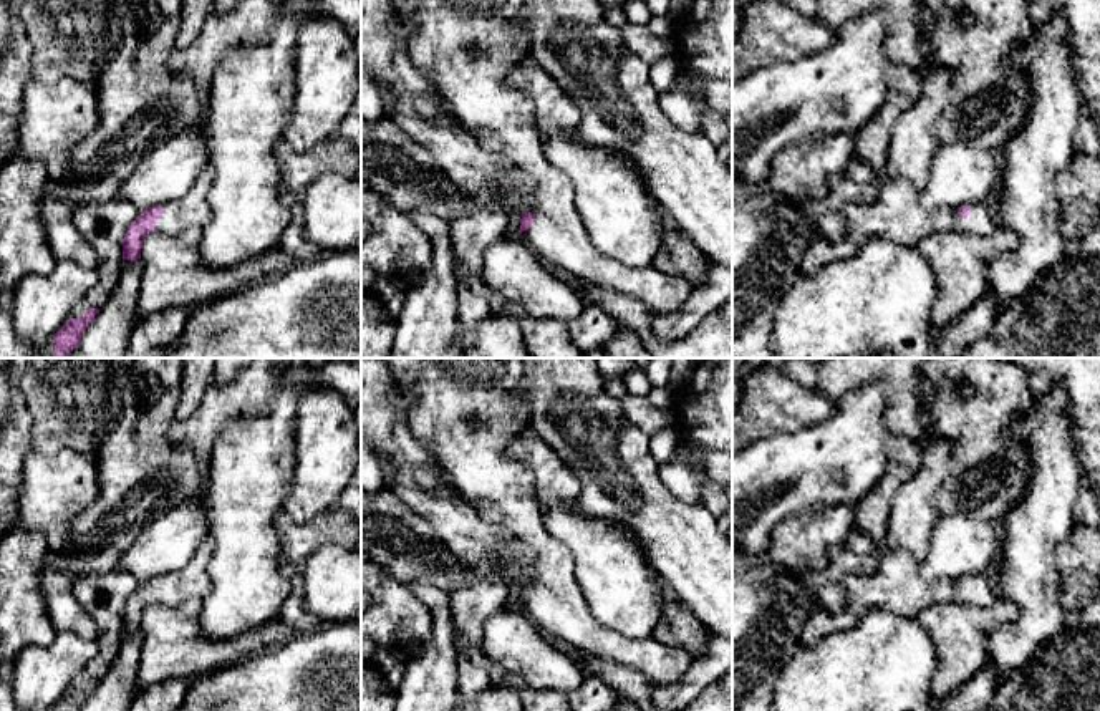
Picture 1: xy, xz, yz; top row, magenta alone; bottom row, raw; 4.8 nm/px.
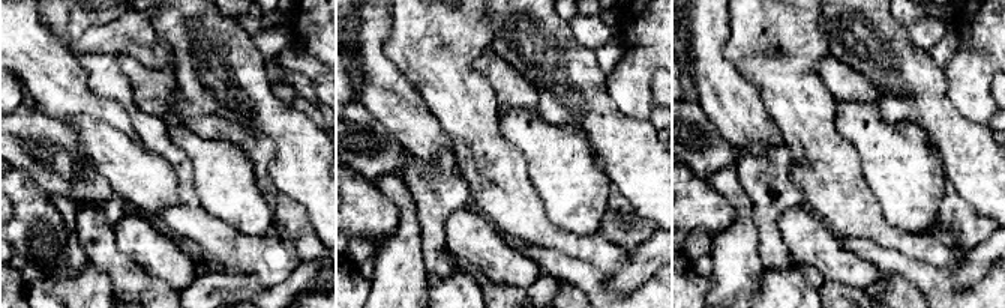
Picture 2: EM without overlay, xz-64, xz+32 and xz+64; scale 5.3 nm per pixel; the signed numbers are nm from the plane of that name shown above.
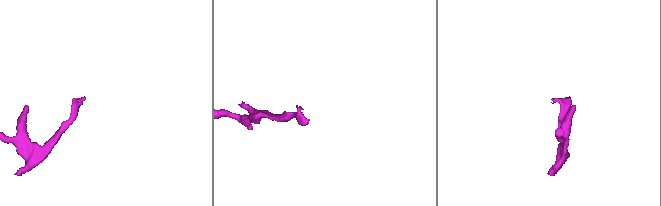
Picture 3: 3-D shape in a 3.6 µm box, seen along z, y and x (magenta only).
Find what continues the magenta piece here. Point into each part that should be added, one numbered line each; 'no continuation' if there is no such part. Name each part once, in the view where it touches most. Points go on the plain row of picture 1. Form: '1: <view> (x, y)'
1: xz (467, 410)

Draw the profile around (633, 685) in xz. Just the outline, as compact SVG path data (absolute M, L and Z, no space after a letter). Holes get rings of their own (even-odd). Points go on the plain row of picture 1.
M577 650L570 653L570 658L578 661L586 675L608 683L625 698L634 701L639 711L659 711L653 704L653 691L656 686L643 673L630 666L613 665L603 658L591 656Z

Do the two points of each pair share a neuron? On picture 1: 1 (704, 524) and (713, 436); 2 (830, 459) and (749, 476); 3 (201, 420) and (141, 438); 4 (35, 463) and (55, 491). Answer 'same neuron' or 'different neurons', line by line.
1: different neurons
2: same neuron
3: different neurons
4: same neuron

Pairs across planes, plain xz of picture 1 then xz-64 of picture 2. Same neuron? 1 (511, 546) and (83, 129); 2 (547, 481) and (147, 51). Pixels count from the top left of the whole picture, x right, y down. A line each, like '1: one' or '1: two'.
1: one
2: two

